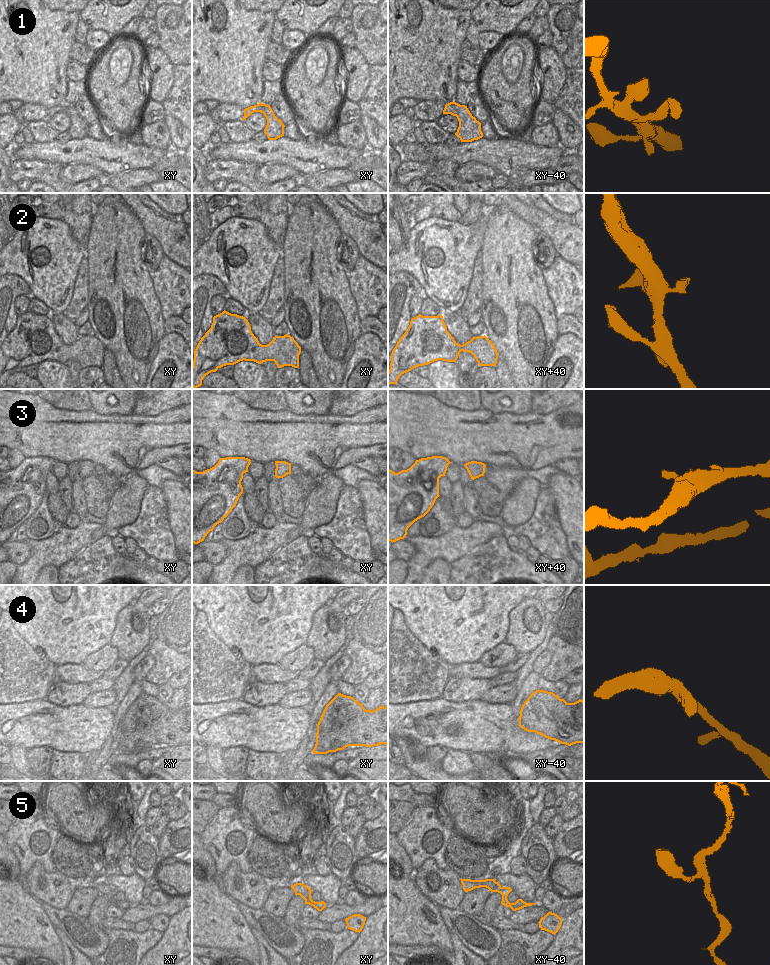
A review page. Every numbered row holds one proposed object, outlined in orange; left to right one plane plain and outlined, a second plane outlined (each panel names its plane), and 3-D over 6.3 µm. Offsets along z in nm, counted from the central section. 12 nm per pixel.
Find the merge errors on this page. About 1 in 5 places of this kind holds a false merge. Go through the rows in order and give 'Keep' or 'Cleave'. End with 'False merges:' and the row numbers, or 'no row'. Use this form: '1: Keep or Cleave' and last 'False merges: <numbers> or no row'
1: Keep
2: Keep
3: Keep
4: Keep
5: Keep
False merges: no row.

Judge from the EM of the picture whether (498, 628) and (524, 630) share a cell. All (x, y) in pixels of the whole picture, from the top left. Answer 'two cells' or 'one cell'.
two cells

